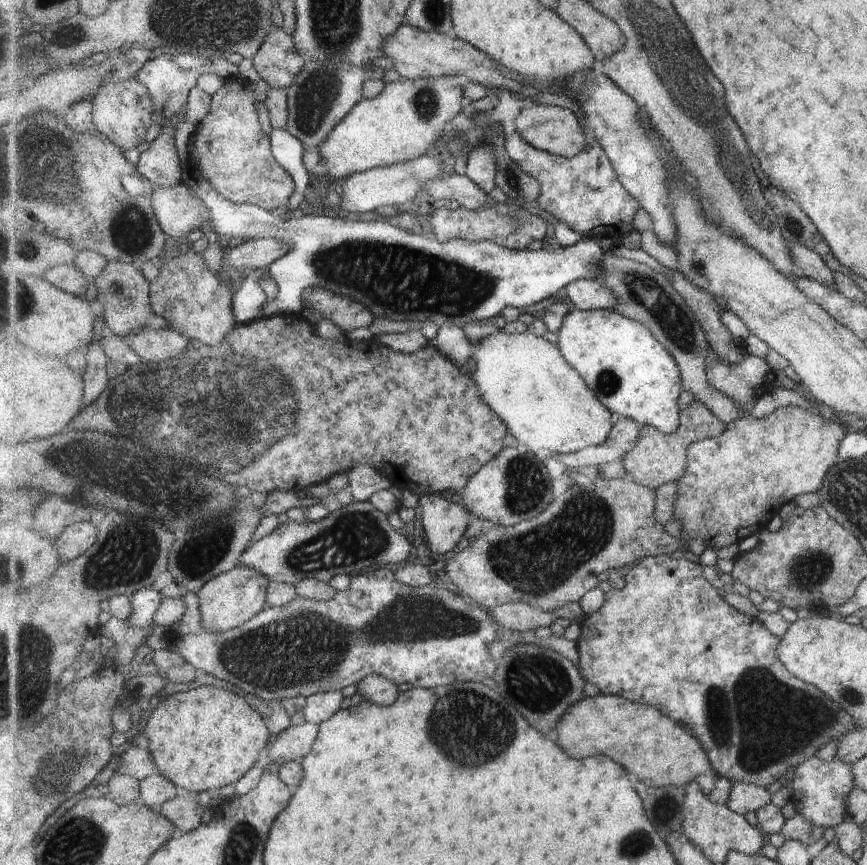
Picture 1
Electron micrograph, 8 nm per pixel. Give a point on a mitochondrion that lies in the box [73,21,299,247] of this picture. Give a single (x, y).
(107, 71)

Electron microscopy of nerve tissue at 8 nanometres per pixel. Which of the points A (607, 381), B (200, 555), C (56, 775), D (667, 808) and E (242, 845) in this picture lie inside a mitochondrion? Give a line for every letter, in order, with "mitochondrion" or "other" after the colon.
A: mitochondrion
B: mitochondrion
C: mitochondrion
D: mitochondrion
E: mitochondrion

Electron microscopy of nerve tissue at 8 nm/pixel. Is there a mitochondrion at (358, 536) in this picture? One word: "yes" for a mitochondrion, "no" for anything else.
yes

